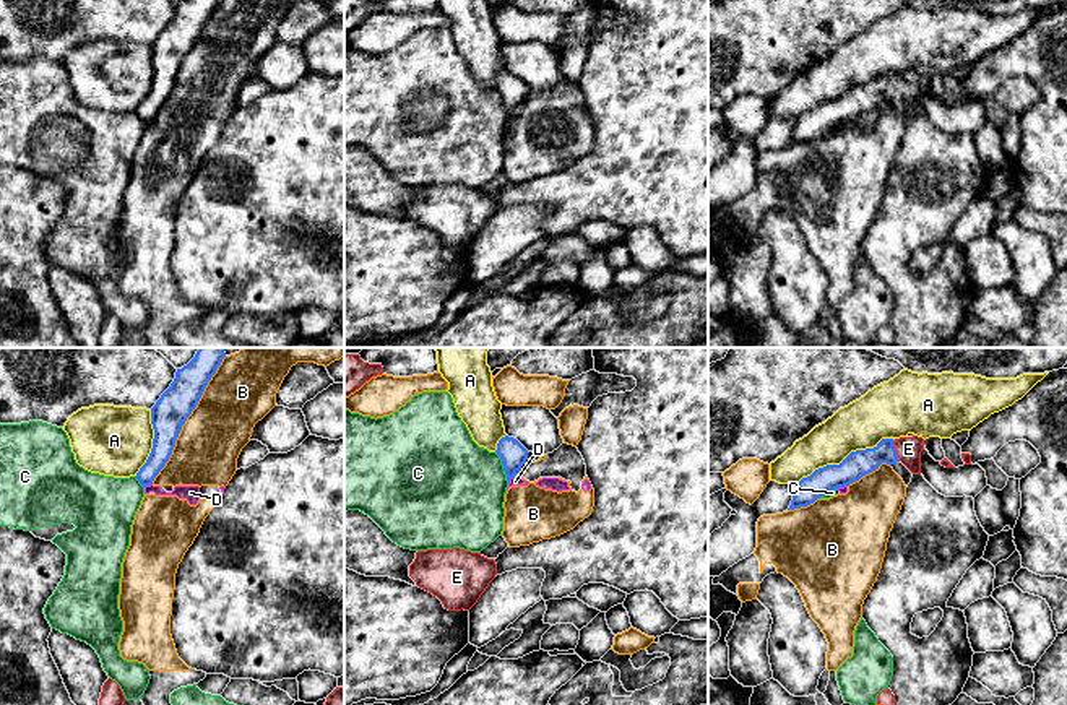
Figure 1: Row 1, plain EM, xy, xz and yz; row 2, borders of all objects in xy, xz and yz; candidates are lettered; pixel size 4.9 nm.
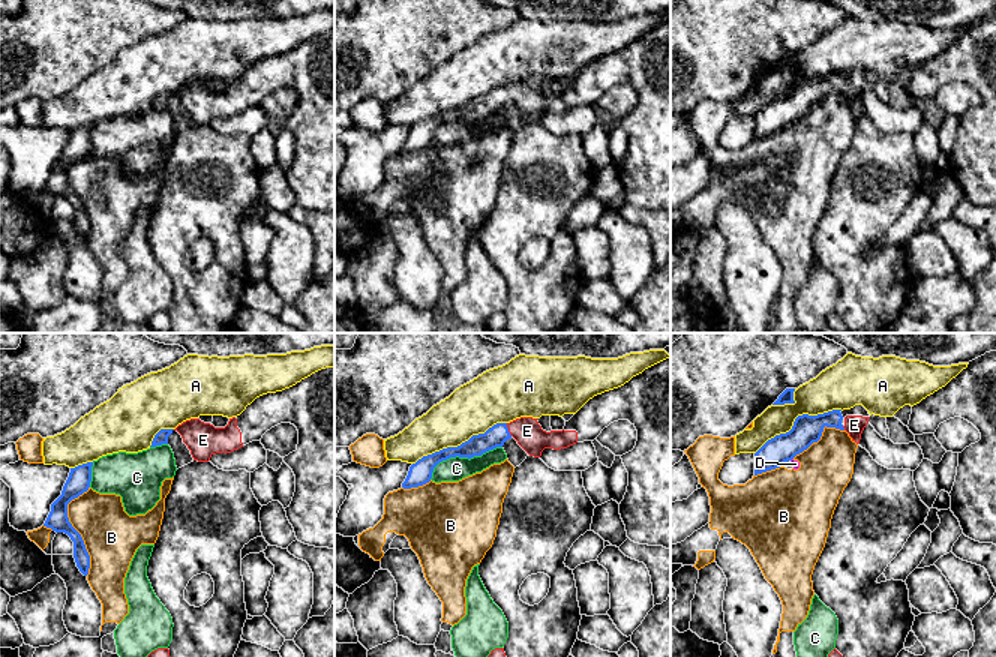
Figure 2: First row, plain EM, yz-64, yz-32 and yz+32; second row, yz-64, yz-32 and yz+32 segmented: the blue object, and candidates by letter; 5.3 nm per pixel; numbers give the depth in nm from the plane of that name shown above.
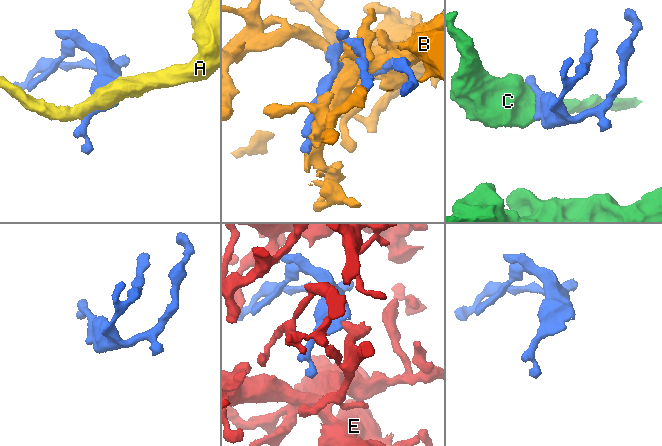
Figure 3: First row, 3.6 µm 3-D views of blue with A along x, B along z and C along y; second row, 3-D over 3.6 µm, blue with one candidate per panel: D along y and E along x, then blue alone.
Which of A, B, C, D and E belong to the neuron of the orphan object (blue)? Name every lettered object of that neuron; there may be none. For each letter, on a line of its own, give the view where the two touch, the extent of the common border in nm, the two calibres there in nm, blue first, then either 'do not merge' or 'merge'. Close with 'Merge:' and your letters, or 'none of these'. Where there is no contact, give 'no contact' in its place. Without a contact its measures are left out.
A: meets blue in yz; contact 550 nm long; 130 nm thick on the blue side, 240 nm on the other; do not merge
B: meets blue in xy; contact 700 nm long; 170 nm thick on the blue side, 320 nm on the other; do not merge
C: meets blue in xz; contact 180 nm long; 140 nm thick on the blue side, 460 nm on the other; do not merge
D: meets blue in xy; contact 50 nm long; 110 nm thick on the blue side, 80 nm on the other; do not merge
E: meets blue in yz; contact 110 nm long; 130 nm thick on the blue side, 130 nm on the other; merge
Merge: E

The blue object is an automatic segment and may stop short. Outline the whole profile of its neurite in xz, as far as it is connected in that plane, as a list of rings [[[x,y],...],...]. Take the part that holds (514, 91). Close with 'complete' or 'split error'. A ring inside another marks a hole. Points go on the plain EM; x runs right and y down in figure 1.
[[[508,71],[499,76],[495,88],[502,96],[507,117],[510,120],[510,115],[515,114],[515,110],[526,99],[529,88],[516,75]]]; complete

